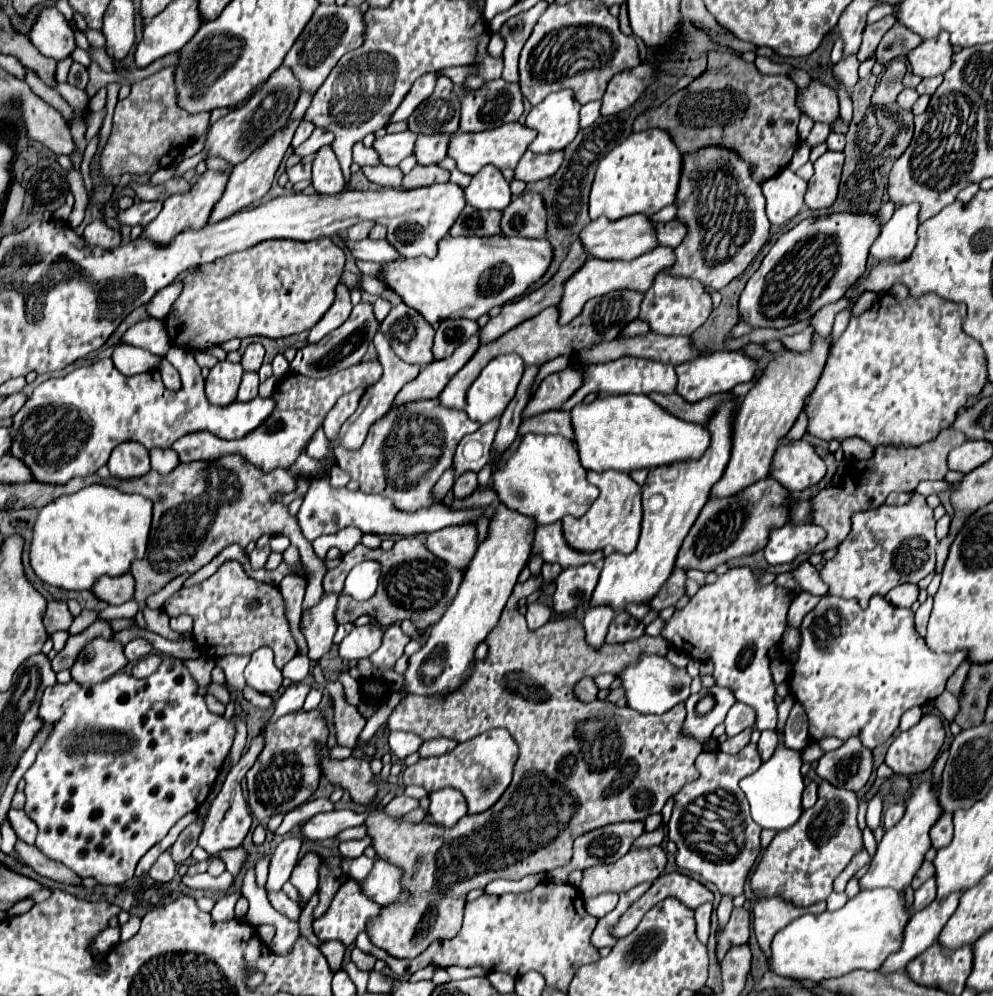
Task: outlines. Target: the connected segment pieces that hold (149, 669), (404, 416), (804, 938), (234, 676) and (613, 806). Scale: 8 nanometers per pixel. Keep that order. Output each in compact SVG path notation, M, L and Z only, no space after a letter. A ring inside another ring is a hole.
M151 652L149 656L141 658L141 660L135 664L135 668L133 668L131 674L137 676L137 678L147 678L147 676L151 676L151 674L159 668L159 664L161 664L161 654Z
M439 400L411 402L389 410L381 420L377 420L359 450L349 452L335 448L337 466L347 472L351 480L359 482L361 492L385 496L403 512L417 512L417 508L443 504L433 488L441 474L451 468L459 440L477 428L479 424L469 420L463 410L443 408L439 406Z
M891 888L859 892L843 908L823 914L803 914L775 934L767 966L771 972L799 980L825 980L851 970L877 970L901 946L901 932L909 920L905 898Z
M221 656L217 658L217 666L223 668L225 676L227 676L227 686L241 690L245 686L245 678L243 678L243 668L247 664L249 656Z
M542 575L538 577L530 577L524 583L517 583L513 588L513 594L511 598L507 600L507 606L503 608L503 614L499 618L499 624L495 624L493 632L489 632L489 638L485 638L485 644L489 646L489 652L485 656L485 660L473 660L473 672L469 676L469 680L465 680L465 684L461 684L461 688L457 688L457 692L449 692L449 696L409 696L409 698L403 698L399 702L399 706L393 710L393 714L389 716L387 724L389 728L393 730L407 730L407 732L413 732L417 734L421 740L431 740L431 738L439 738L439 736L447 736L447 738L453 738L457 742L465 742L469 738L475 738L477 734L483 732L483 726L487 728L507 728L509 734L515 738L517 746L519 746L519 762L515 762L515 770L513 770L513 780L509 784L509 788L503 792L503 796L493 804L493 808L477 814L477 816L465 816L461 818L453 828L445 828L445 826L439 826L439 824L433 824L433 822L419 822L419 824L409 824L409 822L399 822L397 818L391 818L387 814L383 814L381 808L373 808L373 812L369 814L365 826L367 826L367 834L373 838L373 846L375 846L375 852L401 866L405 870L405 876L403 876L403 884L405 888L411 890L411 900L407 904L393 904L393 906L385 906L381 910L381 914L373 920L373 924L367 926L367 934L371 938L371 942L383 950L387 950L391 956L397 956L397 958L415 958L419 956L433 940L439 940L439 938L453 938L459 928L461 928L461 922L463 922L463 906L465 906L465 894L469 890L475 890L475 888L485 888L487 882L495 880L495 878L507 878L507 880L519 880L527 874L539 874L539 872L549 872L557 866L565 866L569 860L571 860L571 846L573 846L573 840L577 836L581 836L583 832L591 832L595 828L601 828L601 826L607 826L607 824L613 824L613 822L627 822L627 820L645 820L649 814L655 814L655 812L661 812L663 804L667 802L669 796L677 794L681 790L683 784L691 782L697 778L697 770L693 766L695 758L699 756L699 752L703 750L701 744L697 744L697 740L693 740L691 736L685 736L683 734L683 722L685 722L685 704L677 704L673 706L669 712L665 714L641 714L641 712L633 712L631 708L619 708L615 706L613 702L605 702L605 700L599 700L599 702L579 702L575 692L573 692L573 686L579 682L579 678L583 678L583 666L609 666L609 660L611 660L611 652L653 652L657 656L667 656L669 652L669 642L665 638L651 638L651 636L641 636L637 640L631 640L631 642L623 642L623 644L615 644L615 646L601 646L601 650L593 650L591 646L587 646L585 642L585 632L583 632L583 626L577 618L565 618L565 620L549 620L549 624L537 628L537 630L529 630L527 624L525 624L525 616L519 614L518 602L523 597L532 594L543 582ZM551 780L561 786L565 792L569 792L569 796L575 800L577 808L575 808L575 814L571 818L563 818L561 820L561 812L557 814L559 816L559 822L565 824L565 830L551 830L551 808L561 808L557 804L553 804L551 800Z

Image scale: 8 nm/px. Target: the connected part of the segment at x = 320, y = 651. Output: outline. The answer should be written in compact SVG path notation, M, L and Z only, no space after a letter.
M323 592L319 604L303 610L301 632L309 644L309 658L319 660L333 646L333 636L337 630L335 610L339 596L335 592Z

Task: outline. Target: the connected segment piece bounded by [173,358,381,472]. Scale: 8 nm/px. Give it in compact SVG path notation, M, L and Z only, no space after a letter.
M377 358L369 362L359 362L321 380L289 372L285 378L279 380L277 390L273 392L275 408L269 420L265 420L265 424L261 424L257 432L249 432L249 436L243 436L241 440L221 440L219 436L213 436L209 432L195 432L195 434L191 432L181 436L173 444L173 450L179 454L181 462L193 462L193 460L209 462L209 460L219 460L221 456L227 454L239 454L247 462L259 466L263 472L273 472L275 468L289 470L293 466L293 460L297 460L297 456L307 448L313 434L323 426L323 420L331 412L333 404L347 392L353 392L357 388L363 390L371 388L373 384L377 384L379 378L381 378L381 362Z

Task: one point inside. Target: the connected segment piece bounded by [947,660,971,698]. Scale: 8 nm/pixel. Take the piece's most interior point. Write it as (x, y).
(955, 684)

